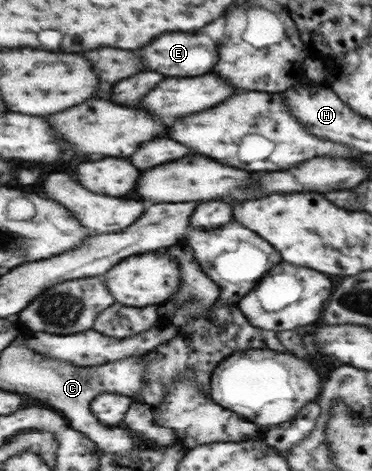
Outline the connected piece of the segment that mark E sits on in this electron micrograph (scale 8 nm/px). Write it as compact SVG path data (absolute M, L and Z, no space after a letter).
M167 33L167 35L155 39L151 45L139 49L139 55L141 55L147 71L159 71L169 77L205 75L219 61L217 43L209 35L193 35L193 33Z

